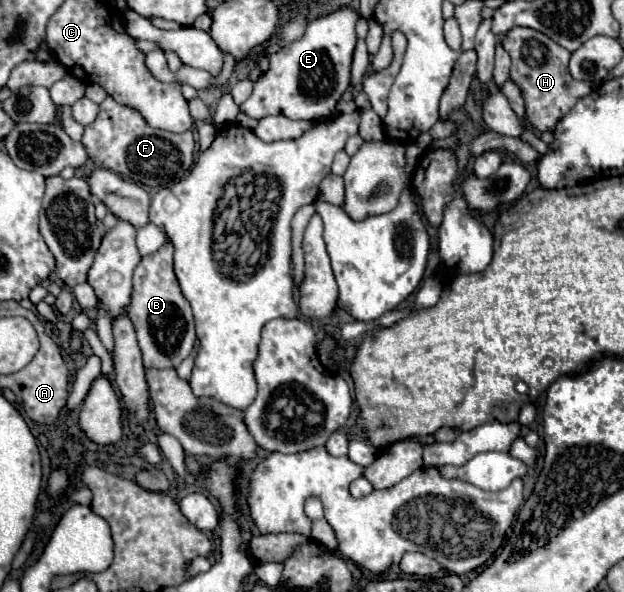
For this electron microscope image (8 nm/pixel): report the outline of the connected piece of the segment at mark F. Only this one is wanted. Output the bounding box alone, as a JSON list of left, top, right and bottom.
[82,96,194,188]

